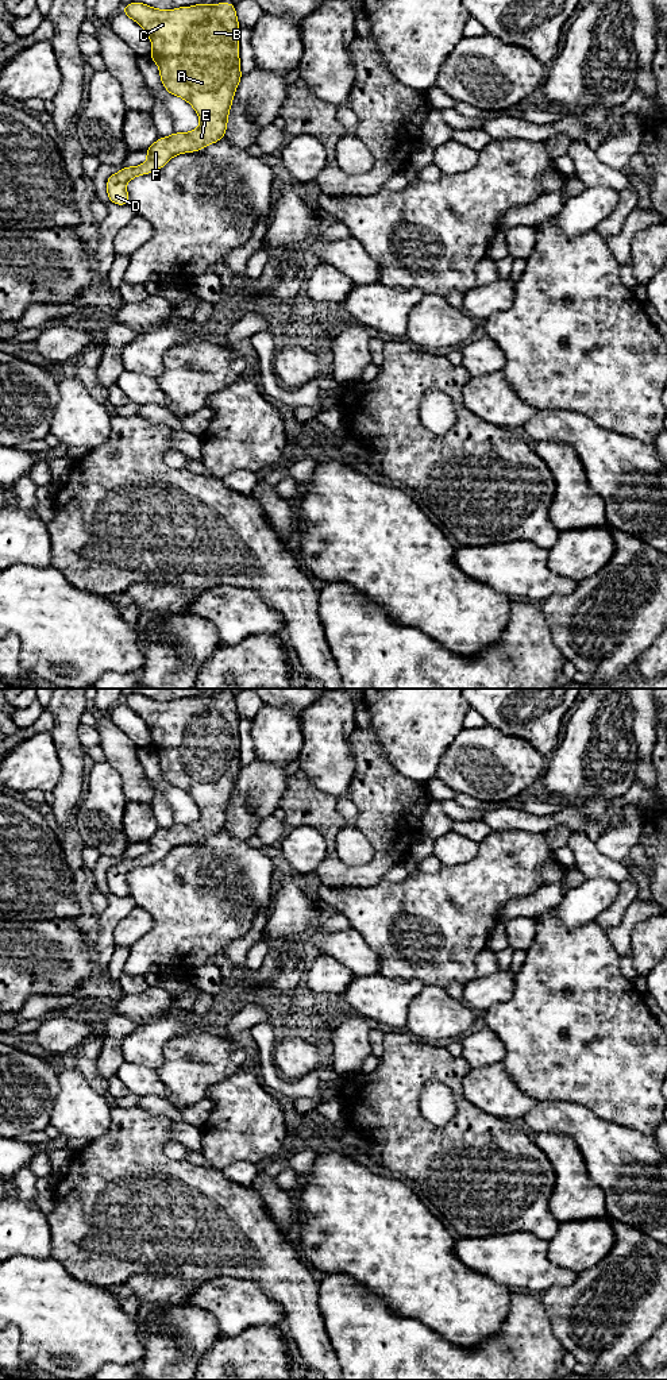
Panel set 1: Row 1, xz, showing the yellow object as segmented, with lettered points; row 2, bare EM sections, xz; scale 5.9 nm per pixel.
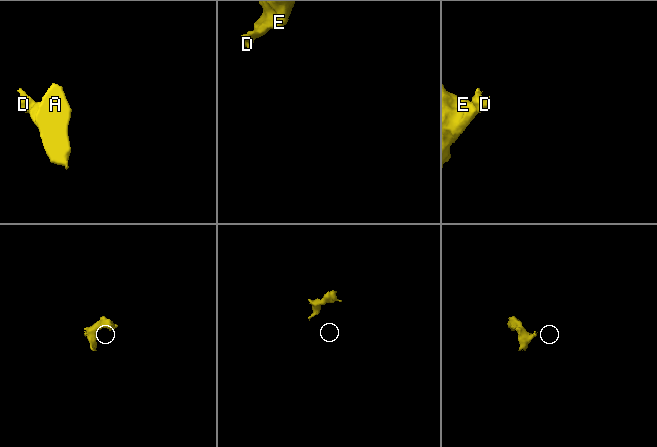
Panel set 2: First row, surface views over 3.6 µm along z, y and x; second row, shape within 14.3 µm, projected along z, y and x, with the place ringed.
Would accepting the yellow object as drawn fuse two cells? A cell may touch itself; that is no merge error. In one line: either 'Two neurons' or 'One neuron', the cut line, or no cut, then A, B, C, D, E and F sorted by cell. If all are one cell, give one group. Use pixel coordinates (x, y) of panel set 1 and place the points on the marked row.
One neuron. No split. Groups: A B C D E F

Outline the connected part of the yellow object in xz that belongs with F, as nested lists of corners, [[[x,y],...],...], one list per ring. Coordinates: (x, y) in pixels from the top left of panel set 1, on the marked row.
[[[139,1],[123,7],[123,12],[135,20],[149,35],[153,46],[151,59],[159,68],[165,89],[188,101],[197,112],[200,126],[189,132],[173,132],[161,138],[147,150],[147,161],[139,166],[123,167],[107,180],[109,201],[117,205],[130,204],[127,182],[136,176],[162,169],[173,157],[194,153],[225,136],[228,113],[235,90],[240,82],[239,22],[235,4],[196,4],[176,9],[157,9]]]

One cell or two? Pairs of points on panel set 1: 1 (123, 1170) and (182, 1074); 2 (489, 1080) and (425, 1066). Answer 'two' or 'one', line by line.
1: two
2: two

